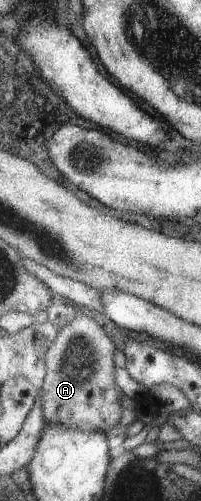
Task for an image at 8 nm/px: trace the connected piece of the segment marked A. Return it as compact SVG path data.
M81 312L62 329L57 335L57 340L46 352L47 376L40 385L43 393L44 419L51 424L59 424L63 428L77 428L81 432L105 432L108 434L113 426L119 425L119 420L123 416L123 410L130 405L125 398L123 391L115 382L115 364L113 364L113 354L118 350L109 340L107 332L103 330L101 324L97 324L92 317Z

